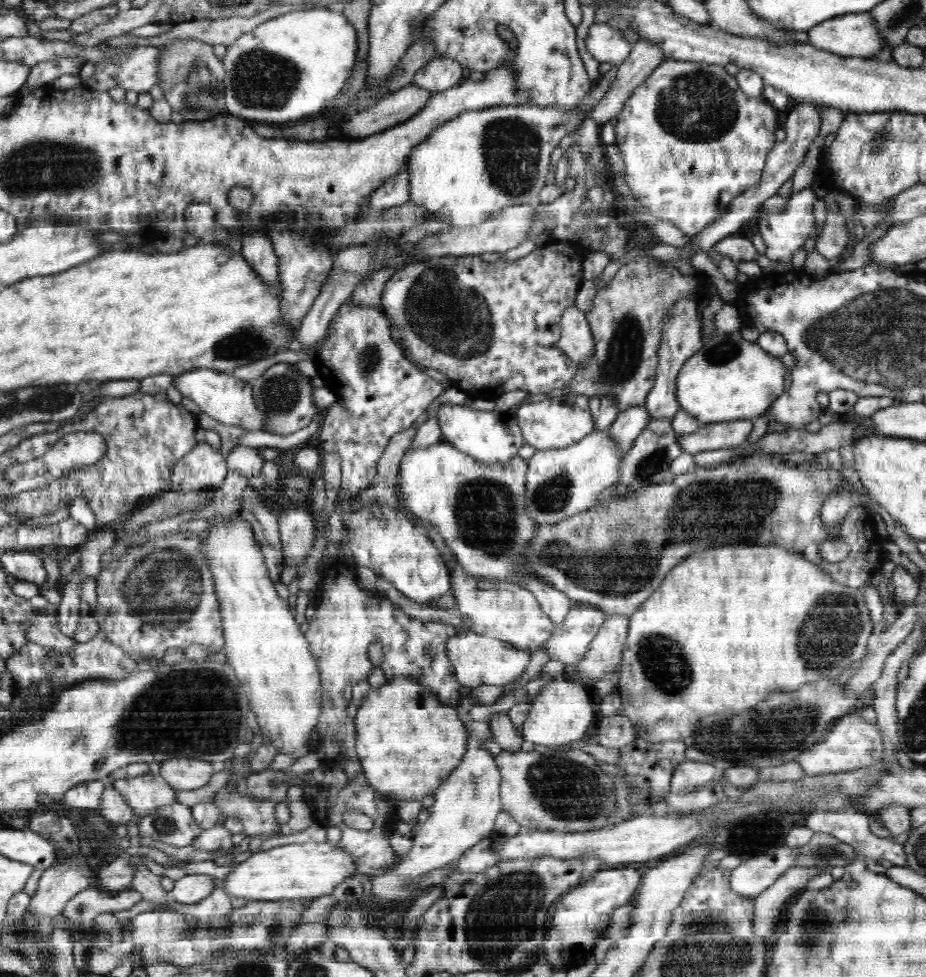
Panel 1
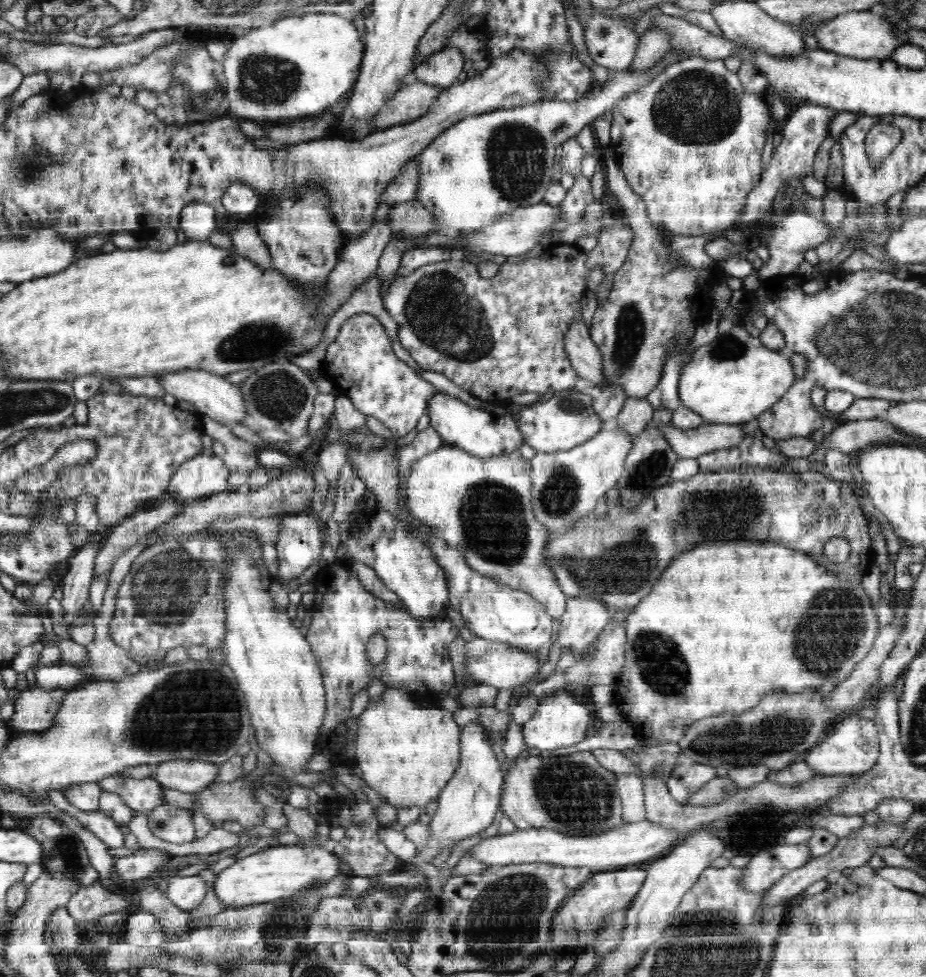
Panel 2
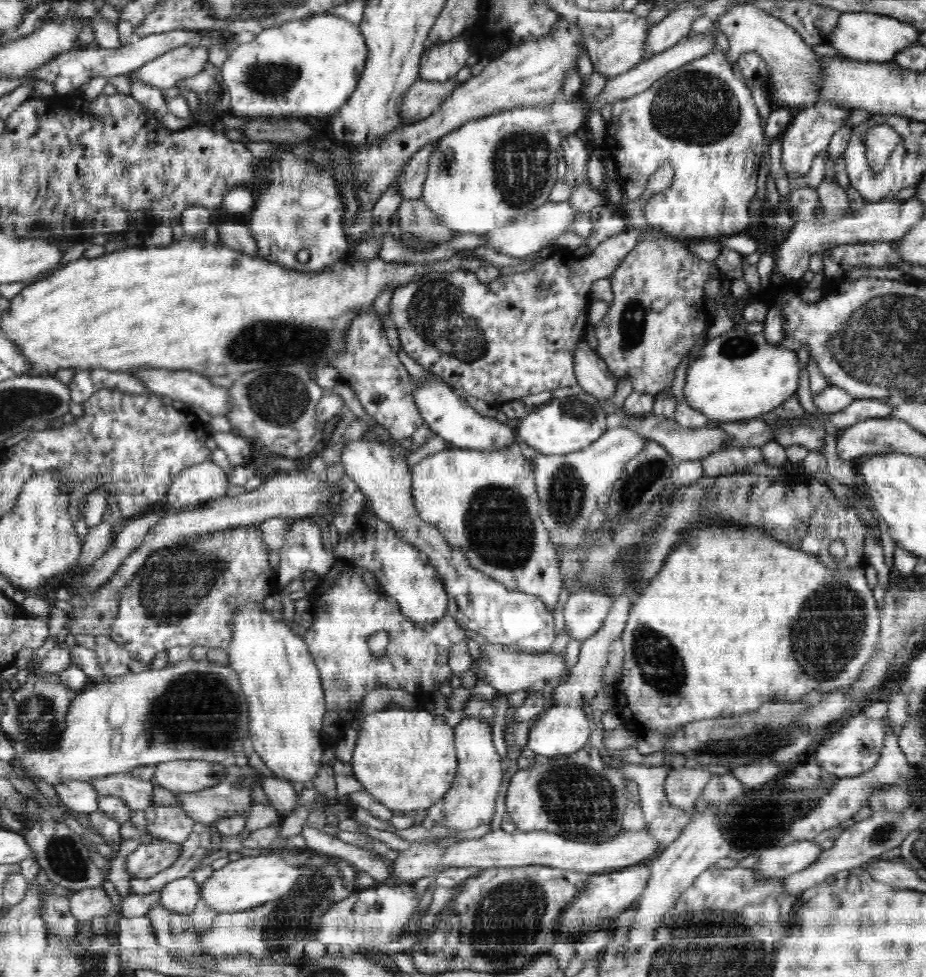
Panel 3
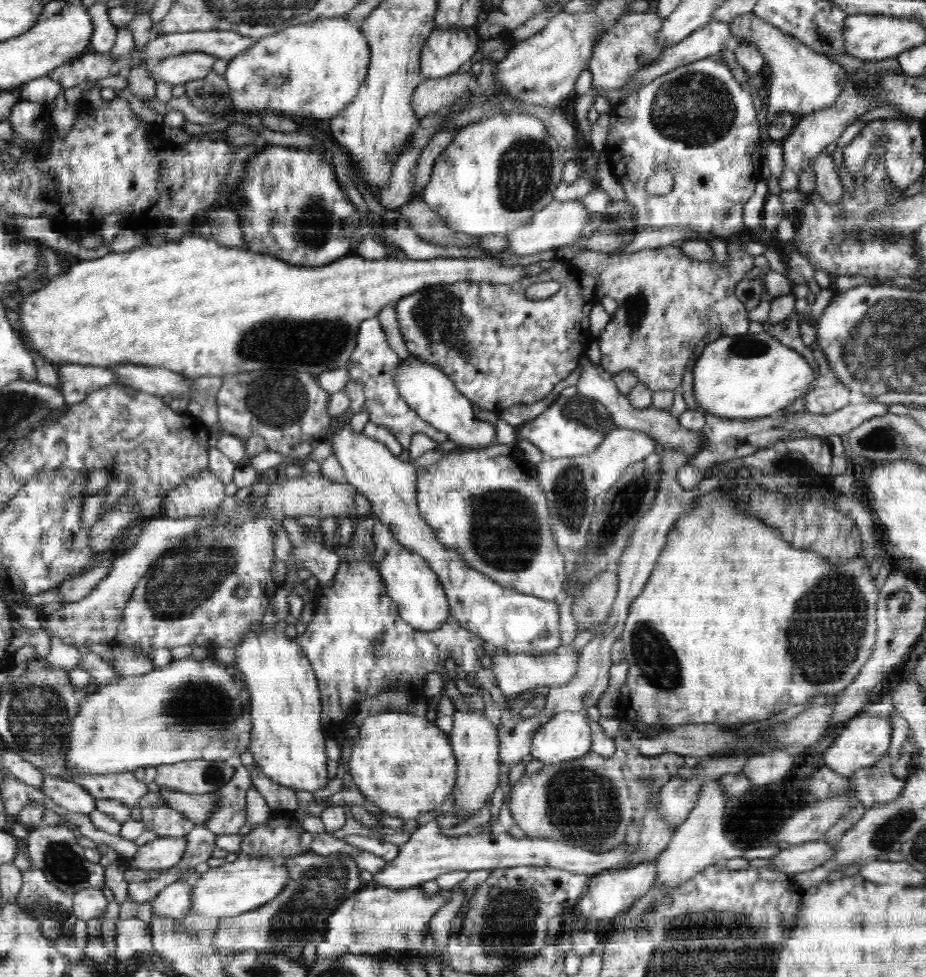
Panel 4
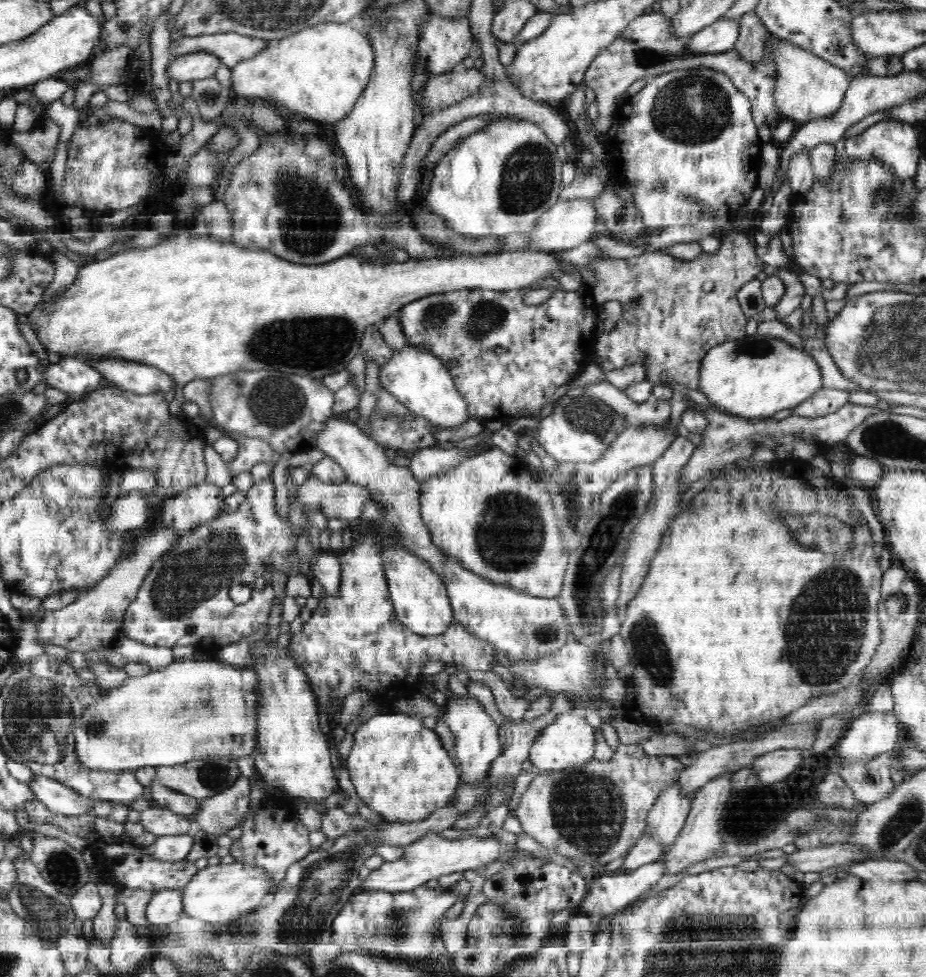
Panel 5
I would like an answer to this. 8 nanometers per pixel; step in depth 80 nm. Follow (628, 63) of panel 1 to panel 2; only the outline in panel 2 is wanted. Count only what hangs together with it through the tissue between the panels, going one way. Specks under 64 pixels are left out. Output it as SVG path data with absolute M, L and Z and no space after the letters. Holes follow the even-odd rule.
M660 27L647 30L638 40L634 62L626 72L650 70L668 51L670 51L670 33Z

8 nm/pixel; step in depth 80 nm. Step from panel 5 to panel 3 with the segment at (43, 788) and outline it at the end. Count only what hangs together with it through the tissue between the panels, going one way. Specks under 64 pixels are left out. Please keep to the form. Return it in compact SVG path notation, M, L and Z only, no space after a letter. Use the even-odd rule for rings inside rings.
M69 780L51 784L56 796L75 812L96 812L98 810L99 794L89 783L83 780Z

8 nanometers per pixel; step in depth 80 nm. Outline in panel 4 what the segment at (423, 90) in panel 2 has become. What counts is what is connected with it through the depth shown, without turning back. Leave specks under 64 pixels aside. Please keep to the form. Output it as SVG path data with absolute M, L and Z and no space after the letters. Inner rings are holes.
M471 73L446 78L427 78L414 90L413 110L418 120L443 111L475 88L477 77Z

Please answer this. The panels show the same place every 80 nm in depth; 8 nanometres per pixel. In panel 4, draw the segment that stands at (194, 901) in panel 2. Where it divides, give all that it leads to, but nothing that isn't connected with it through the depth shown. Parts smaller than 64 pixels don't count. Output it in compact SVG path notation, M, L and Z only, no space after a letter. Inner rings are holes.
M176 881L160 890L151 901L153 916L183 919L191 911L192 887L188 882Z

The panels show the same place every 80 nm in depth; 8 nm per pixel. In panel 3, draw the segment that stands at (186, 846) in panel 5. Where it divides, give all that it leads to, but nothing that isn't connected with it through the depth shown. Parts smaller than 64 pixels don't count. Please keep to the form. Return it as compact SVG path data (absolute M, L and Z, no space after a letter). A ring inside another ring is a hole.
M156 840L140 844L126 858L130 878L147 879L172 866L180 856L180 843Z

